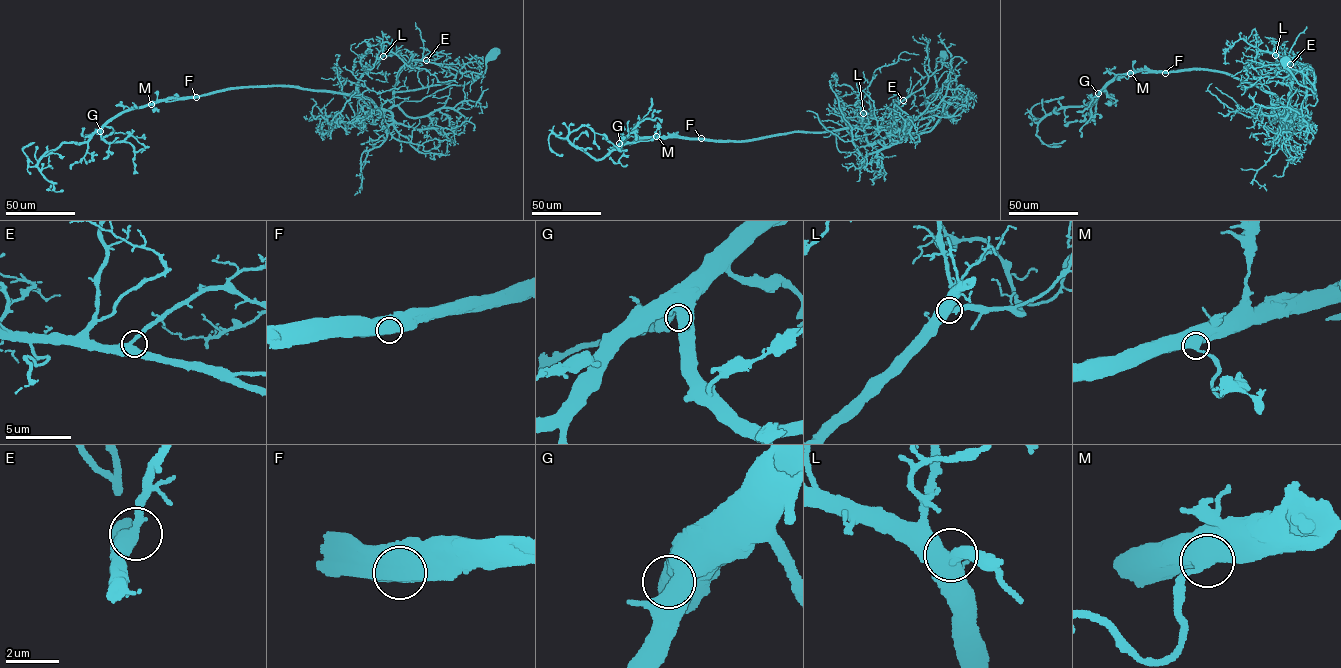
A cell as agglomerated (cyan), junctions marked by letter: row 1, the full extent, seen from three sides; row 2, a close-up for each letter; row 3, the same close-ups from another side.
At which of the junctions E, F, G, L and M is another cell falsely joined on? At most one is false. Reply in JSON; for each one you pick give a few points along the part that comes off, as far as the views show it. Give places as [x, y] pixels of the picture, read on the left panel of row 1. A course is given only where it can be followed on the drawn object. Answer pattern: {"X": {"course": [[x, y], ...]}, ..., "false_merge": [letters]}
{"F": {"course": [[195, 97], [165, 102]]}, "false_merge": ["F"]}

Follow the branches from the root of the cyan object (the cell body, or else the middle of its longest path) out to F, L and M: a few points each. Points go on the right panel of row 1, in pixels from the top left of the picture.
F: (1285, 60), (1299, 83), (1316, 92), (1314, 106), (1285, 107), (1273, 95), (1220, 72), (1165, 72)
L: (1285, 60), (1299, 83), (1316, 92), (1314, 106), (1285, 108), (1290, 75), (1279, 67), (1275, 55)
M: (1285, 60), (1299, 83), (1316, 92), (1314, 106), (1285, 107), (1273, 95), (1220, 72), (1130, 73)

